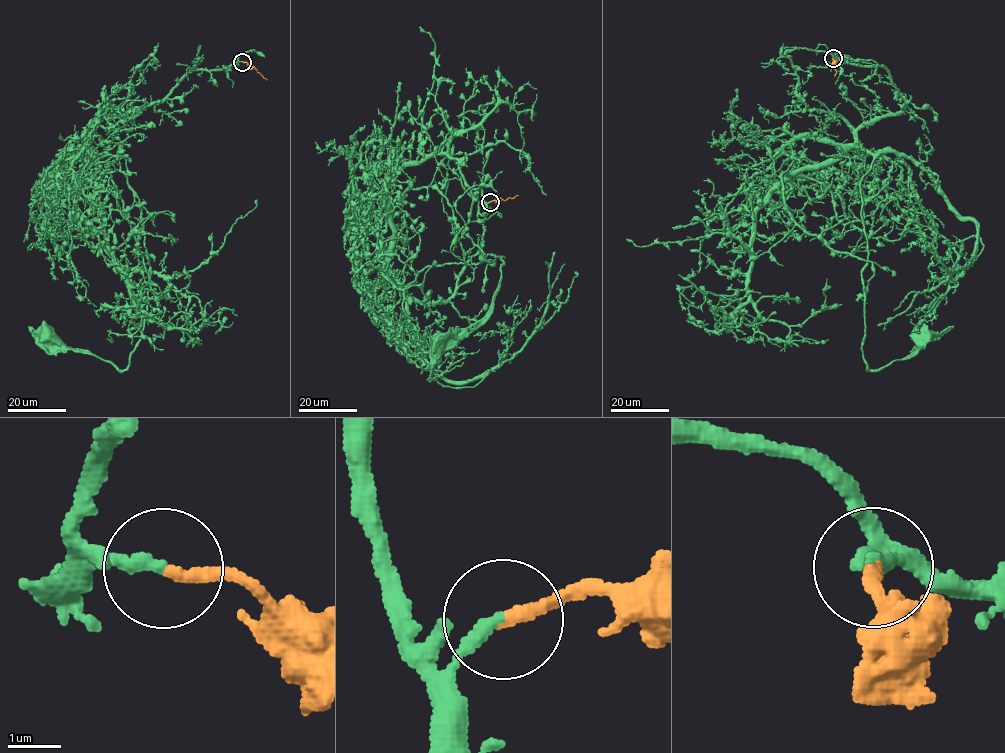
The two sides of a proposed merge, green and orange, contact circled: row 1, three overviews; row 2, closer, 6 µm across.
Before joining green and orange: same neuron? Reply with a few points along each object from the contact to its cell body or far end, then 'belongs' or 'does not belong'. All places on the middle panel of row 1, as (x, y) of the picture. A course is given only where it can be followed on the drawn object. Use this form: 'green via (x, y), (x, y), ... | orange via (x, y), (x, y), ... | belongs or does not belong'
green via (490, 202), (446, 300), (409, 298), (389, 273), (408, 285), (428, 266), (505, 257), (488, 312), (437, 340) | orange via (490, 202), (518, 195) | belongs

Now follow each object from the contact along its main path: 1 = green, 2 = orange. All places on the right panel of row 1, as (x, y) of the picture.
1: (833, 58), (885, 67), (906, 102), (857, 130), (873, 162), (860, 185), (867, 368), (908, 357), (918, 334)
2: (833, 58), (835, 76)

